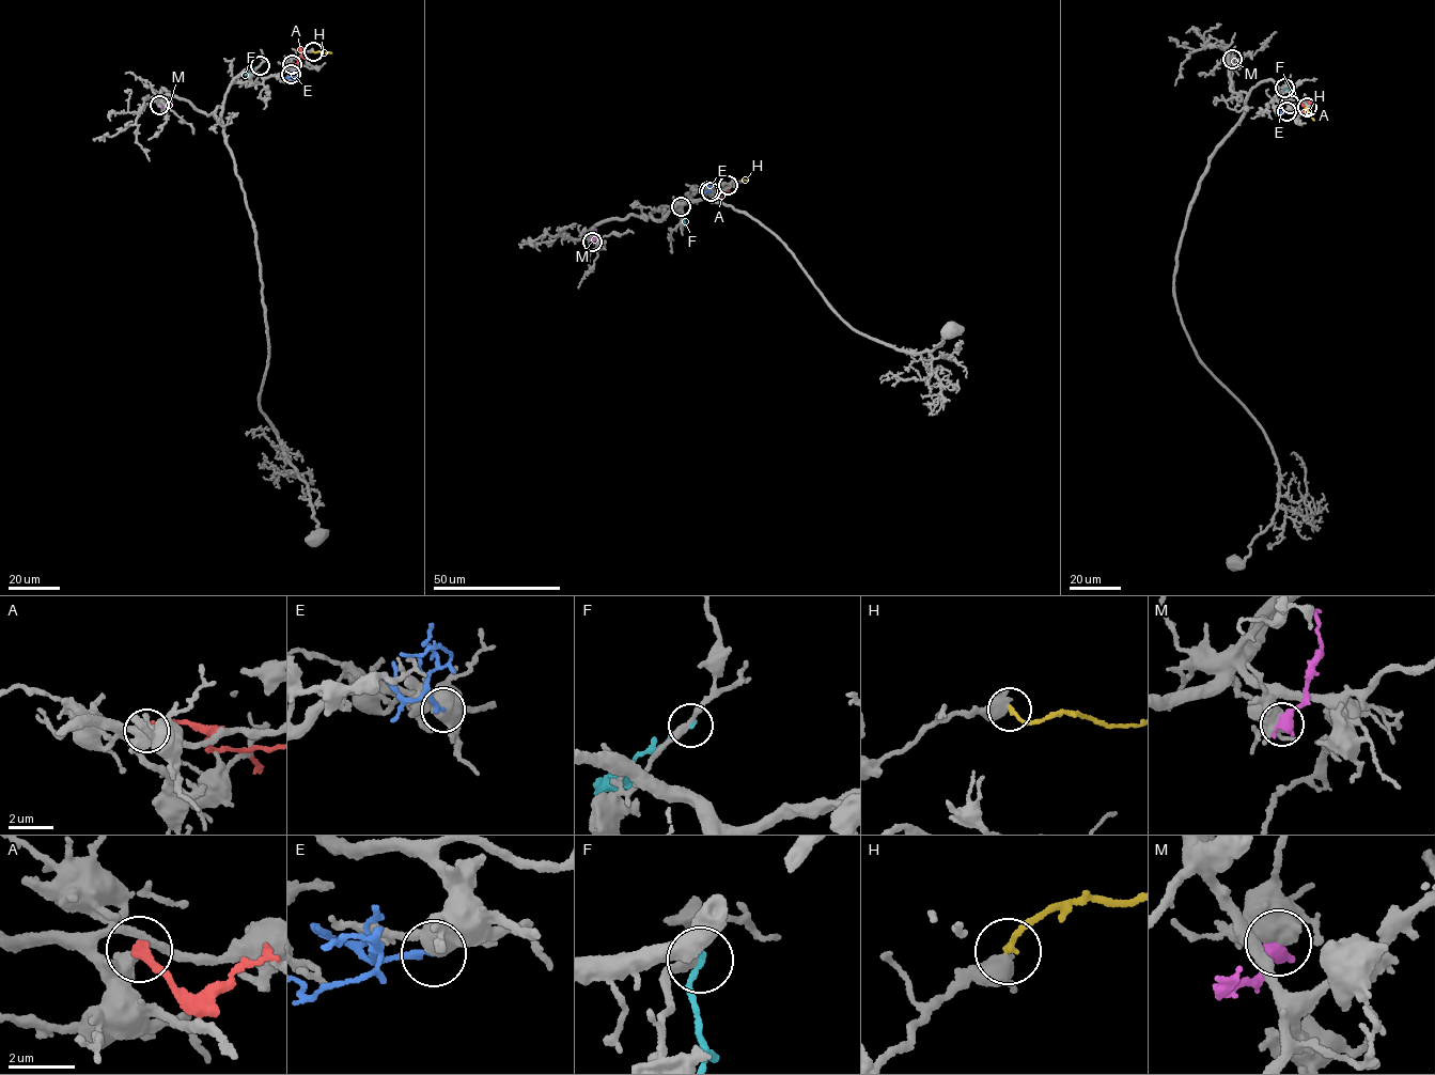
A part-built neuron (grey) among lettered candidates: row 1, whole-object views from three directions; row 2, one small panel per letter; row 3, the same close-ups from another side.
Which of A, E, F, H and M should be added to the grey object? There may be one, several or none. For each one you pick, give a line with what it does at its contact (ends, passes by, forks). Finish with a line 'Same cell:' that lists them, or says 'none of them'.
Same cell: none of them

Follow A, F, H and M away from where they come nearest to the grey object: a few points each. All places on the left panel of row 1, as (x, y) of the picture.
A: (292, 64), (297, 64), (300, 57), (298, 47)
F: (260, 65), (245, 74)
H: (312, 50), (331, 52)
M: (159, 105), (166, 107), (172, 99)

